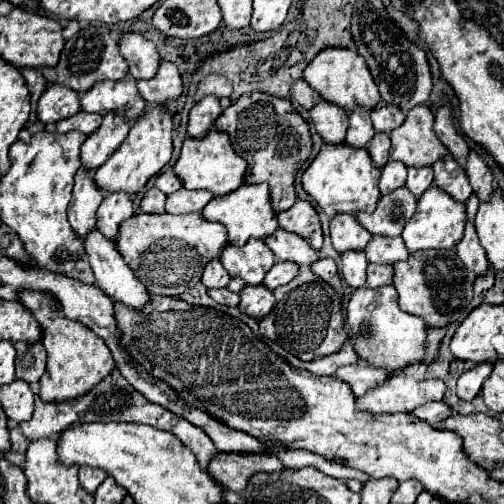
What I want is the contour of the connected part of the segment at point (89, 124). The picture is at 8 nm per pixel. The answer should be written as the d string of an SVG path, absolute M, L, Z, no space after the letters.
M79 111L77 115L73 115L73 117L69 117L69 119L65 119L65 121L59 121L57 125L55 125L55 129L59 131L59 133L67 133L67 131L81 131L81 133L85 133L85 135L91 135L99 125L101 125L101 115L97 115L97 113L83 113L83 111Z

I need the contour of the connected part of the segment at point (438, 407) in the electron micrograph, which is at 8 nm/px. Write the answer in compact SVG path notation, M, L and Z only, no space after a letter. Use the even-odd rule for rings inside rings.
M437 401L437 403L421 405L419 409L413 409L413 415L415 415L417 419L421 419L421 421L427 421L429 425L437 425L439 421L447 419L449 415L453 415L453 411L451 411L445 403Z

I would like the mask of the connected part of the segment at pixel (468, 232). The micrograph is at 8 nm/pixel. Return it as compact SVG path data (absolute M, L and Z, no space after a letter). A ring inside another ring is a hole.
M467 223L467 229L465 229L465 237L457 243L457 255L459 259L467 265L469 271L473 271L477 277L481 275L487 275L489 273L489 261L485 257L485 251L477 239L477 233L475 233L475 227L471 223Z

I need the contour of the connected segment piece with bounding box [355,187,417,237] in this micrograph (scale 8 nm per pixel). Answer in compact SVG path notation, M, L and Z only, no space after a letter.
M401 187L379 199L375 213L357 213L357 221L373 235L397 237L401 235L405 223L415 213L417 199L411 197L407 187Z

